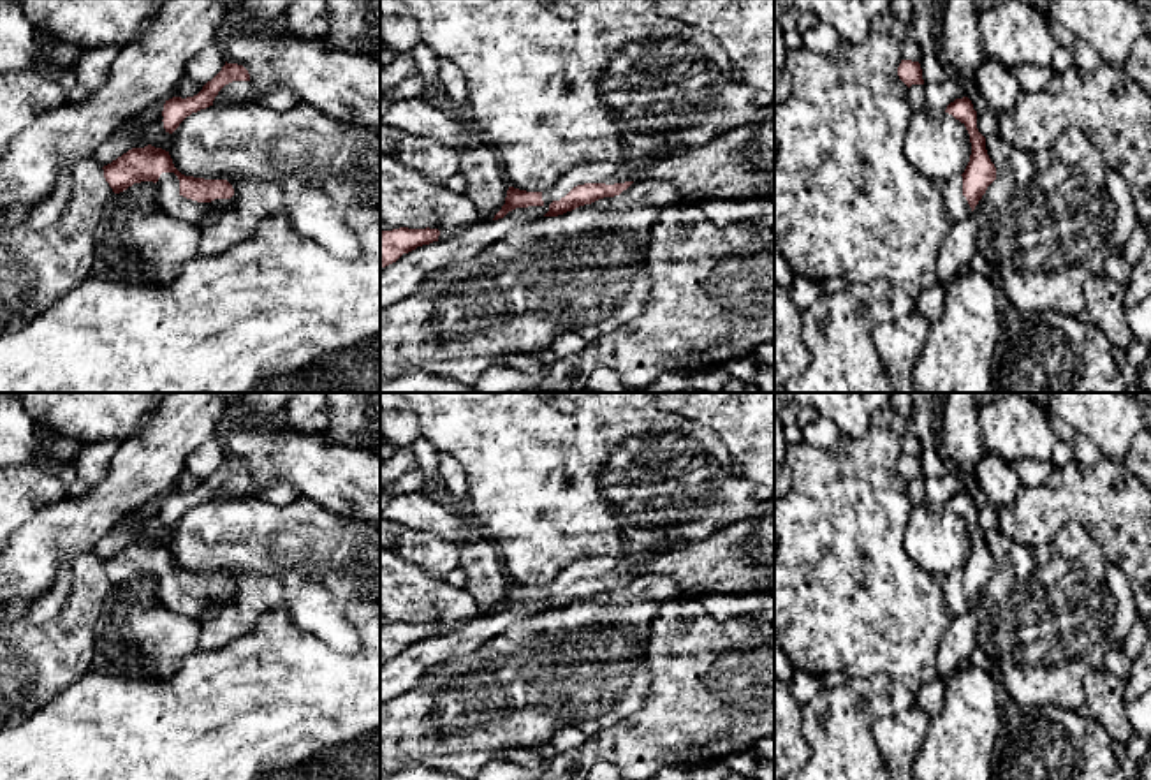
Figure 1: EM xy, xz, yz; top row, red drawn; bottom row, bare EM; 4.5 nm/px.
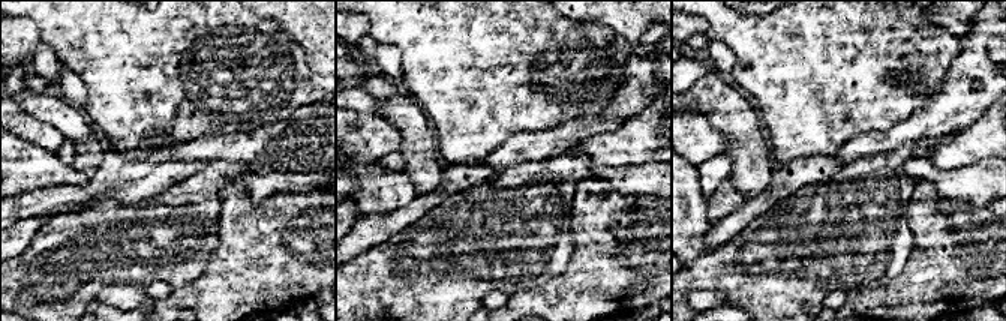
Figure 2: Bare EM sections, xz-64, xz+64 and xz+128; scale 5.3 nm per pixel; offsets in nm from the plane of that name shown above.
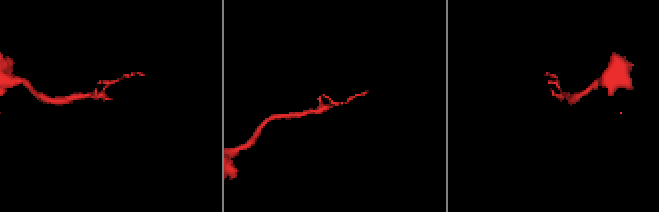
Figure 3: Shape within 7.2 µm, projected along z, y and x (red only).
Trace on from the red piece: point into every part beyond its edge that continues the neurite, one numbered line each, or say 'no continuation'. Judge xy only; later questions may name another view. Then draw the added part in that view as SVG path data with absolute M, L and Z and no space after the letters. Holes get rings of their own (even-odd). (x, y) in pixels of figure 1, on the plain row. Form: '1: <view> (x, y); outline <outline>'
1: xy (168, 581); outline M162 567L157 576L157 595L174 613L197 620L211 600L224 600L229 593L197 597L180 588L180 574L174 567Z

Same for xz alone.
1: xz (608, 567); outline M665 544L655 549L648 549L646 553L639 556L628 556L628 558L612 558L612 556L586 556L583 560L576 560L568 567L565 567L551 583L542 586L544 599L551 599L553 595L560 595L565 592L574 581L584 579L584 578L625 578L625 576L635 576L632 570L632 565L648 555L653 555L655 551L665 551L672 549L678 544Z

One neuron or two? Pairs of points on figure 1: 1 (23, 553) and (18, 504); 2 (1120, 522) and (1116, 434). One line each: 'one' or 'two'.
1: two
2: two

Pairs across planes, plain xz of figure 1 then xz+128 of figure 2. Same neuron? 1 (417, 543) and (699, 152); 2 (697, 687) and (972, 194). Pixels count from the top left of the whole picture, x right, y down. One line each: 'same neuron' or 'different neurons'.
1: same neuron
2: different neurons

